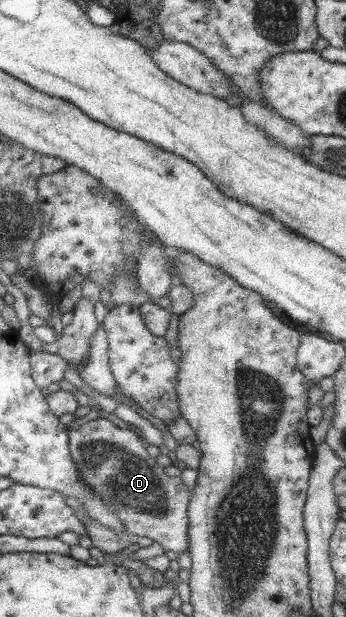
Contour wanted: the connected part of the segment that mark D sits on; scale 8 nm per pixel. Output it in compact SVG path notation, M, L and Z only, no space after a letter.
M101 417L76 430L69 430L69 449L81 480L103 499L105 506L125 525L124 529L130 534L156 541L163 551L183 552L187 549L186 512L191 493L179 477L168 477L164 473L146 452L145 445L132 430L118 428Z

